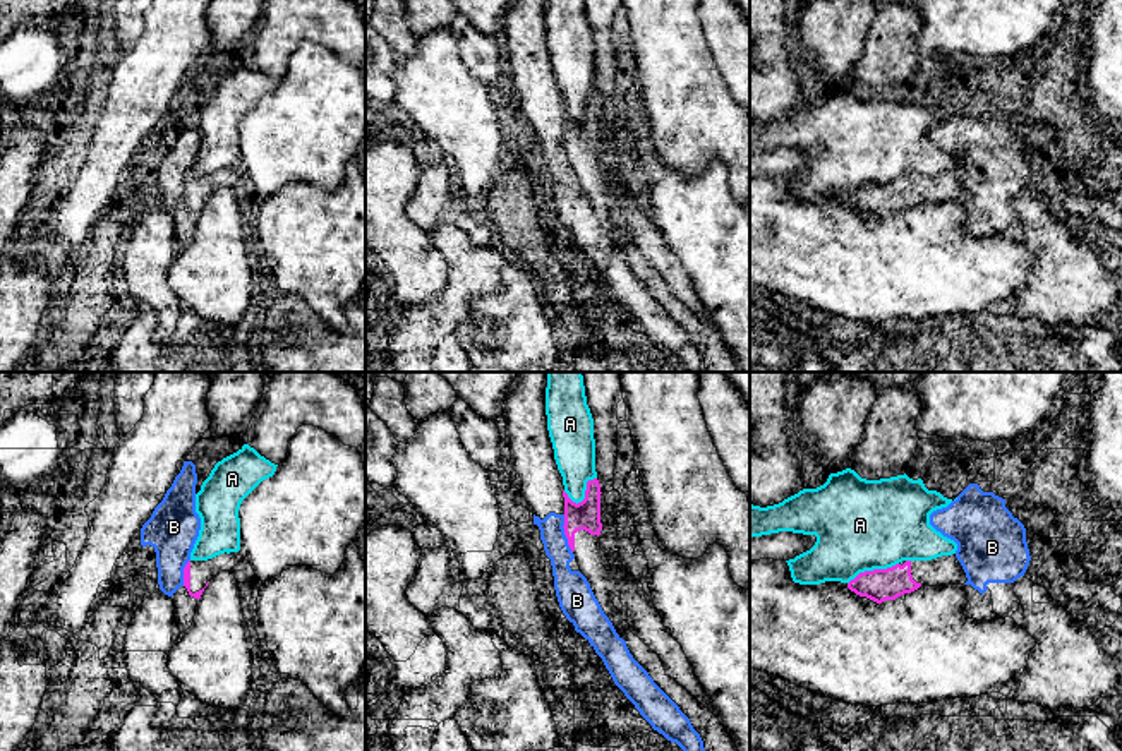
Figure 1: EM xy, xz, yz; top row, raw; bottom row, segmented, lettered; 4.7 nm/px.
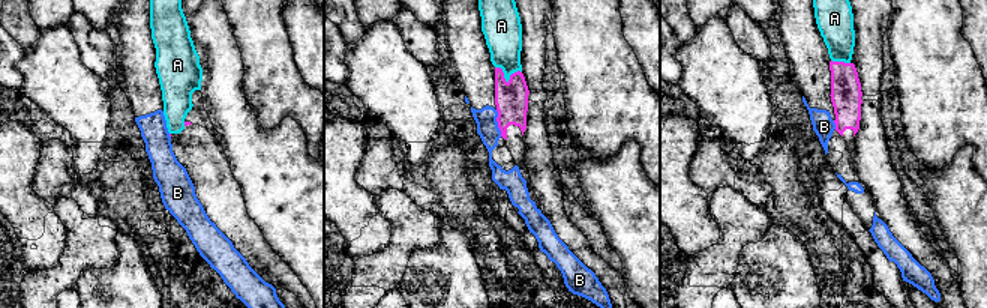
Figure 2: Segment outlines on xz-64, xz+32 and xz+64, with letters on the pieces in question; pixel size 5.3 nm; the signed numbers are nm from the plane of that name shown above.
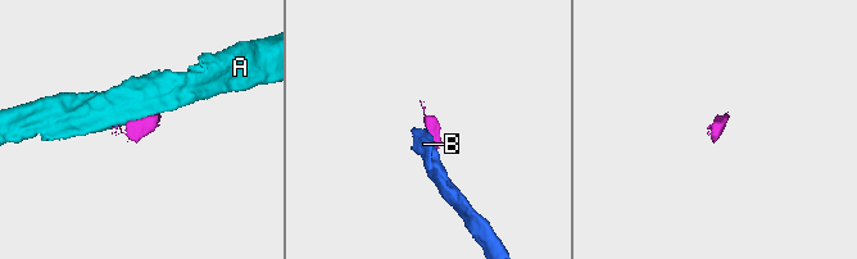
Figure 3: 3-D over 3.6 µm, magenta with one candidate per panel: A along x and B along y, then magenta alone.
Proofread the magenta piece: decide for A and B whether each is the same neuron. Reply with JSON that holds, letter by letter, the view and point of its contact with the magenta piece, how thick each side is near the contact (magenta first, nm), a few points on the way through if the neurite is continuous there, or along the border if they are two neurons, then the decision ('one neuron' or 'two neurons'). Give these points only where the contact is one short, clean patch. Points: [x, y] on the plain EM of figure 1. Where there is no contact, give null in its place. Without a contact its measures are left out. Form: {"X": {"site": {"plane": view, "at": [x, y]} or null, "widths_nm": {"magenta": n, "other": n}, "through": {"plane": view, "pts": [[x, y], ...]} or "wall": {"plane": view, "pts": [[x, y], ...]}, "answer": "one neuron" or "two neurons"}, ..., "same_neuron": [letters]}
{"A": {"site": {"plane": "yz", "at": [874, 186]}, "widths_nm": {"magenta": 160, "other": 440}, "wall": {"plane": "yz", "pts": [[898, 179], [887, 184], [860, 187], [848, 199]]}, "answer": "two neurons"}, "B": {"site": {"plane": "xz", "at": [565, 150]}, "widths_nm": {"magenta": 140, "other": 150}, "wall": {"plane": "xz", "pts": [[563, 131], [563, 150], [572, 168]]}, "answer": "two neurons"}, "same_neuron": []}

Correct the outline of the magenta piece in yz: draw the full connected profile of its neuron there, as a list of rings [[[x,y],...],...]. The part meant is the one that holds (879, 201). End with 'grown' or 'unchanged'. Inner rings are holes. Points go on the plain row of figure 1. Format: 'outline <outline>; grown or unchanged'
outline [[[952,170],[932,177],[906,177],[902,182],[865,187],[851,195],[848,204],[860,213],[882,219],[911,209],[921,201],[942,202],[964,201],[966,197],[966,189],[956,170]]]; grown

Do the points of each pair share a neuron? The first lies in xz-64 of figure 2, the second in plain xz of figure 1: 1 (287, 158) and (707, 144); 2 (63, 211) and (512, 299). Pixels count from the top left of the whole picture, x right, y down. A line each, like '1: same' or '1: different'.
1: different
2: different

